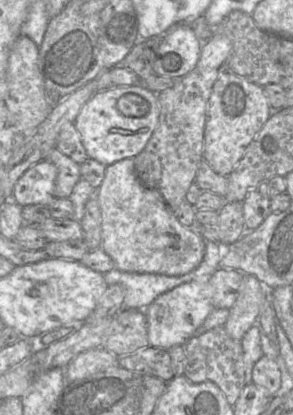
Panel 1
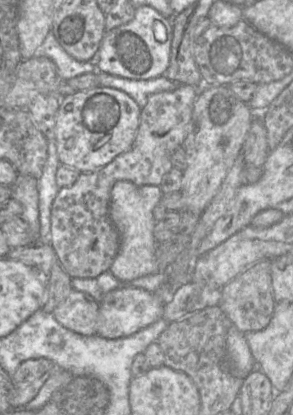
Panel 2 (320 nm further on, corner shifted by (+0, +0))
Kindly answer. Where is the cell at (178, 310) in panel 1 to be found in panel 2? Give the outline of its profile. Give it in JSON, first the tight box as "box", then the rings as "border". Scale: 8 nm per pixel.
{"box":[97,288,164,339],"border":[[[139,288],[115,289],[100,303],[97,334],[107,339],[130,336],[161,319],[164,308],[155,293]]]}

